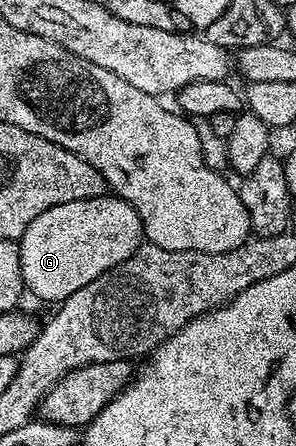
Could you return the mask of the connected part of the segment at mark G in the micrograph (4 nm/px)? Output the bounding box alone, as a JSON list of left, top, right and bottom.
[18,196,144,304]

